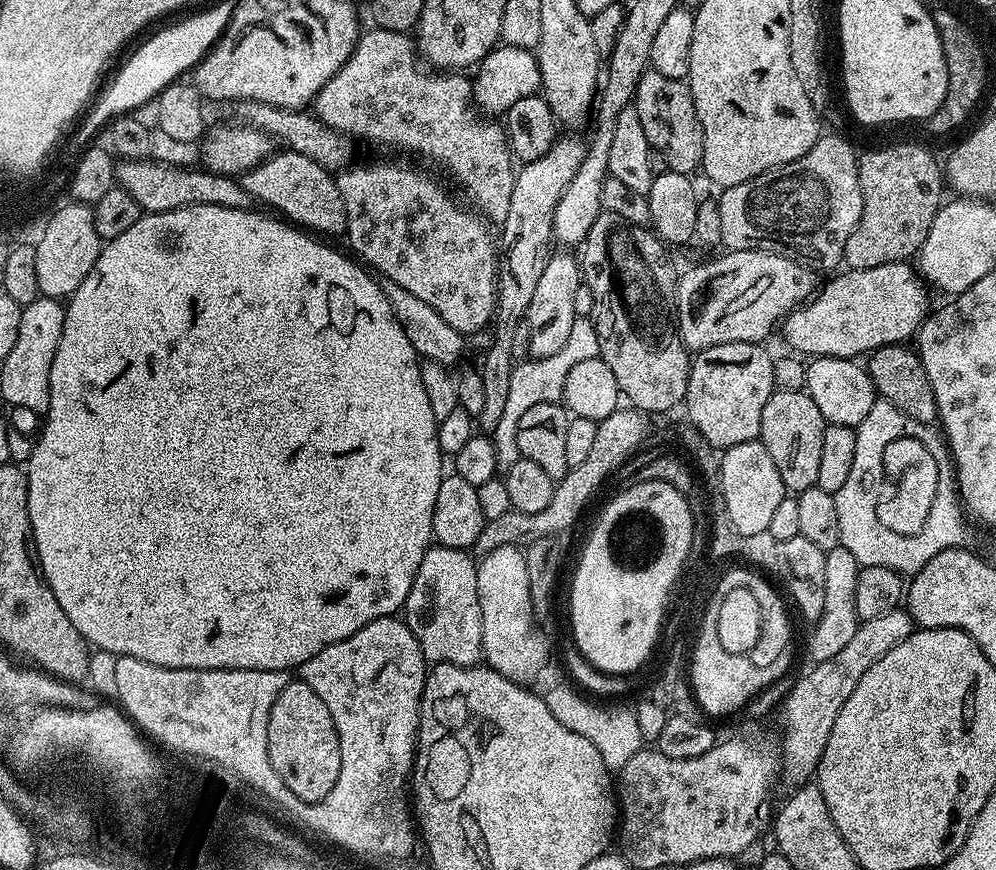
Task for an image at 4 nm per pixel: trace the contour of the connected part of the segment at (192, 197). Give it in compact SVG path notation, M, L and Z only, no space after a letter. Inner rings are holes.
M155 158L147 160L126 160L117 163L116 178L119 187L124 188L130 194L130 198L134 198L134 202L138 202L138 206L145 213L149 212L165 212L166 210L178 210L182 206L230 206L231 208L252 208L254 197L244 188L243 183L237 177L224 176L220 172L209 172L207 170L199 170L200 172L192 172L191 167L179 168L173 164L161 164Z

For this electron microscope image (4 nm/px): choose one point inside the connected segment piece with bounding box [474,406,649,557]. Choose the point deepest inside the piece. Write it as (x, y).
(619, 436)

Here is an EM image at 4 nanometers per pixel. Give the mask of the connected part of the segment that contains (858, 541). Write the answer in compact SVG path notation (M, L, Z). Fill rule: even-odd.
M877 399L870 414L855 427L854 466L846 482L834 493L838 506L840 547L850 550L861 566L886 566L901 574L914 574L947 548L958 548L964 541L964 516L956 487L954 465L939 431L918 422L890 402ZM920 447L926 455L920 464L932 467L932 488L924 484L920 492L891 492L887 484L912 484L916 476L900 464L895 468L892 459L899 452ZM924 496L929 504L924 504Z

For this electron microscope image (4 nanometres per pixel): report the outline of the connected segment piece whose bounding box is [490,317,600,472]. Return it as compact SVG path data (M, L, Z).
M577 317L566 345L558 350L558 354L528 358L517 363L511 372L509 393L506 394L505 409L498 420L498 425L491 431L492 443L495 446L496 467L505 472L514 462L520 460L521 454L518 450L518 421L526 414L530 407L542 404L555 404L563 399L566 377L570 370L578 364L599 357L597 330L589 317Z

